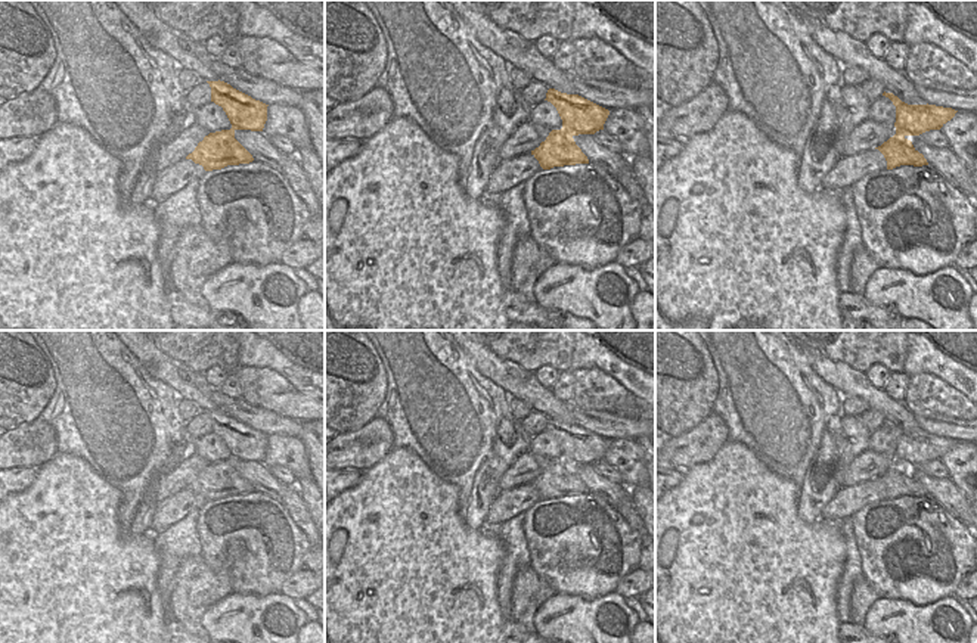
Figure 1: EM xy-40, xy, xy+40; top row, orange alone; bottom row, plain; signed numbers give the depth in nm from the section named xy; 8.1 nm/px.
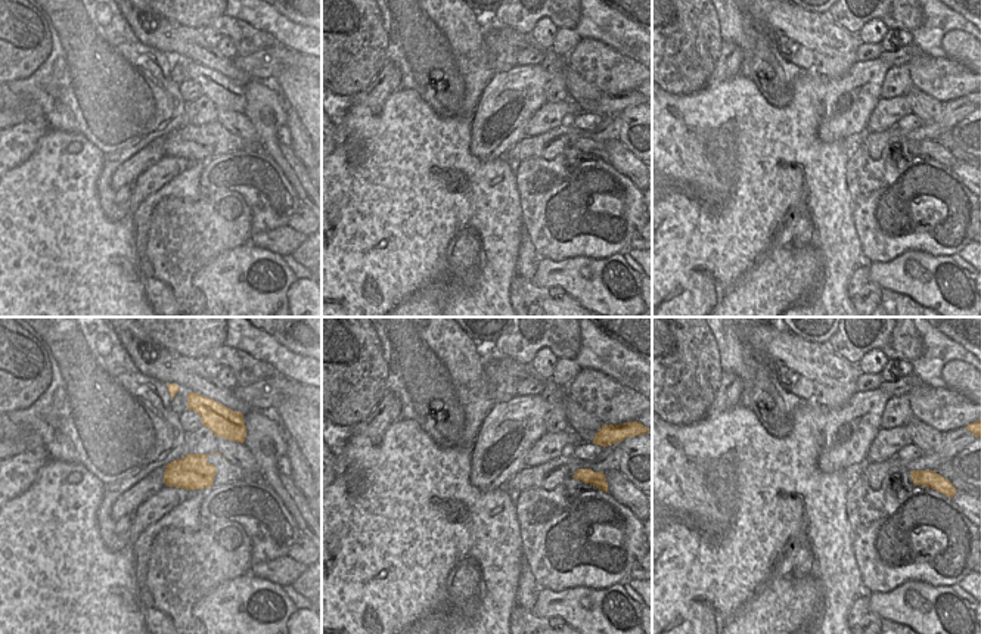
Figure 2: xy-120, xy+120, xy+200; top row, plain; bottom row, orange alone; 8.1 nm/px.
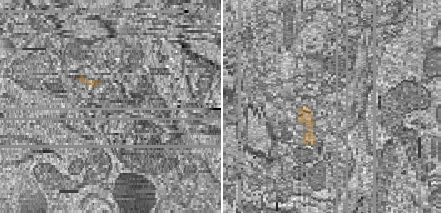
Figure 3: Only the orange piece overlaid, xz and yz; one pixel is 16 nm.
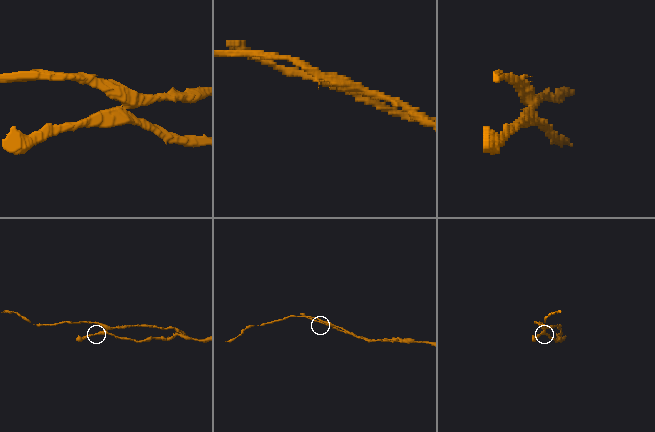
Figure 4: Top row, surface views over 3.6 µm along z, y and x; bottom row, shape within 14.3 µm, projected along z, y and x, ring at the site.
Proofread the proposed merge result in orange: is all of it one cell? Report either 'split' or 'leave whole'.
split

